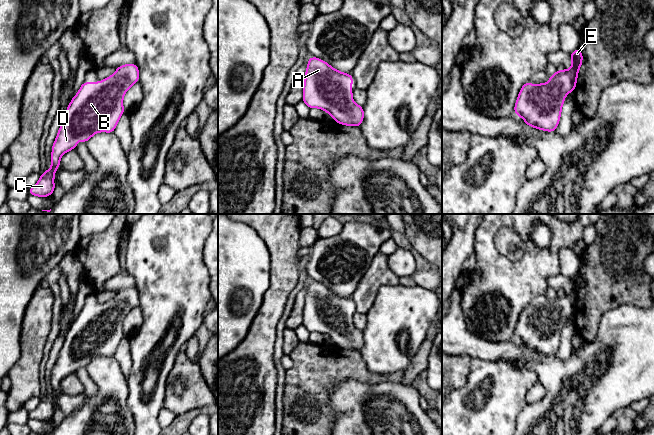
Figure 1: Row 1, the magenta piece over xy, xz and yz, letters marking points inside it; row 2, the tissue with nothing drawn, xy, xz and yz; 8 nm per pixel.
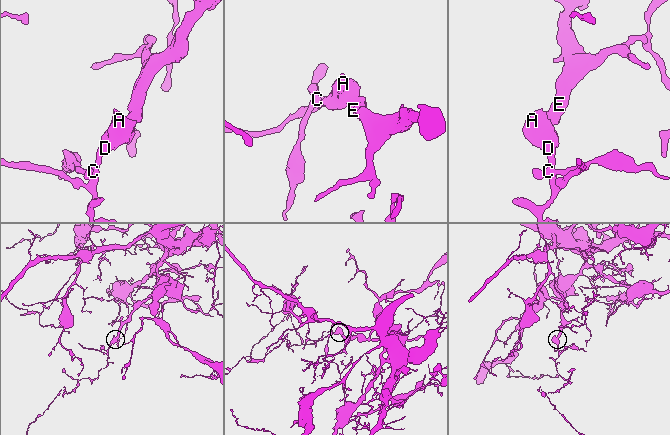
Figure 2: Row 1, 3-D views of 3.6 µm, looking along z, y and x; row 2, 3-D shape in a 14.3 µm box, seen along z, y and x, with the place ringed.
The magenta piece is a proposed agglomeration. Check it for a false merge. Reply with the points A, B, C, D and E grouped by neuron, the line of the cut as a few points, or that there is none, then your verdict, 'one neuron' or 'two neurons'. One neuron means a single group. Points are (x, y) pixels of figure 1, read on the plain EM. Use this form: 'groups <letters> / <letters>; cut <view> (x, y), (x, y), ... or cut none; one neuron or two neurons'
groups A B C D E; cut none; one neuron

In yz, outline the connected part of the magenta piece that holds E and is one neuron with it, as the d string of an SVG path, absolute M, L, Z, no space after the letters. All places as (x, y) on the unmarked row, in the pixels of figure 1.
M579 272L569 278L572 291L569 294L557 294L550 299L550 304L543 308L523 308L515 327L515 339L519 339L528 350L536 353L554 356L561 340L562 329L568 317L575 314L578 295L582 289L583 279Z

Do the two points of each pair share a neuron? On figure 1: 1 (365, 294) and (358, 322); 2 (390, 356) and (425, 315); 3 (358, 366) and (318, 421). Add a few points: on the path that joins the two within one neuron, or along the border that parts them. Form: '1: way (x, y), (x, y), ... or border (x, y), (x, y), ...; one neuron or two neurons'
1: border (357, 311), (365, 314); two neurons
2: way (390, 342), (390, 335), (411, 315); one neuron
3: way (340, 368), (318, 390), (318, 403); one neuron

